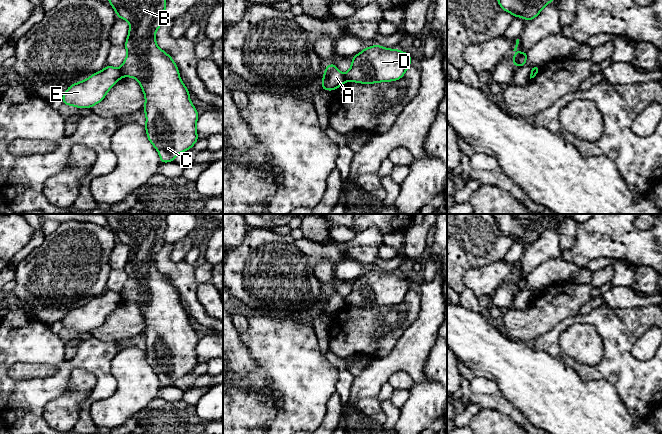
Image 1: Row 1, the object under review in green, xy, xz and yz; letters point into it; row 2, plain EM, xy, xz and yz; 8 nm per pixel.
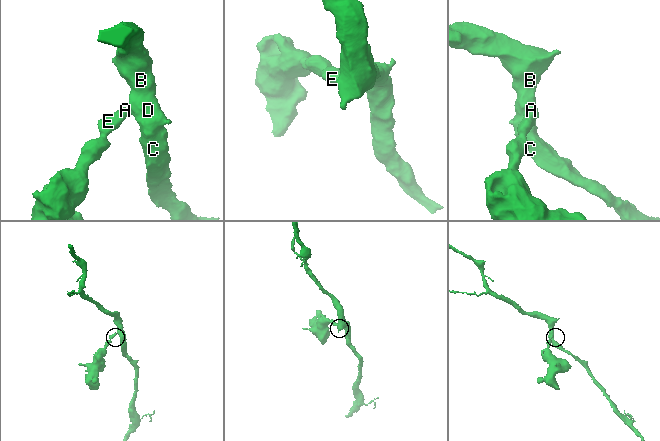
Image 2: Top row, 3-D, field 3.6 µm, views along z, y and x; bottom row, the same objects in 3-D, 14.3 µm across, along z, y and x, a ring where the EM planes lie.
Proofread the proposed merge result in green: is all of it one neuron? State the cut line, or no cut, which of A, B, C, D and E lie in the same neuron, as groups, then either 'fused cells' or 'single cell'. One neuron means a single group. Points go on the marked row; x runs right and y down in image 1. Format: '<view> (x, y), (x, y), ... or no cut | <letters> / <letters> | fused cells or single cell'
xy (119, 68), (122, 75) | A E / B C D | fused cells

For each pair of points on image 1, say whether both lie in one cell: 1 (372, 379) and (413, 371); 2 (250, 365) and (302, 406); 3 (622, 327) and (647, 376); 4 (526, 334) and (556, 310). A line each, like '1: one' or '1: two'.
1: one
2: two
3: one
4: one

